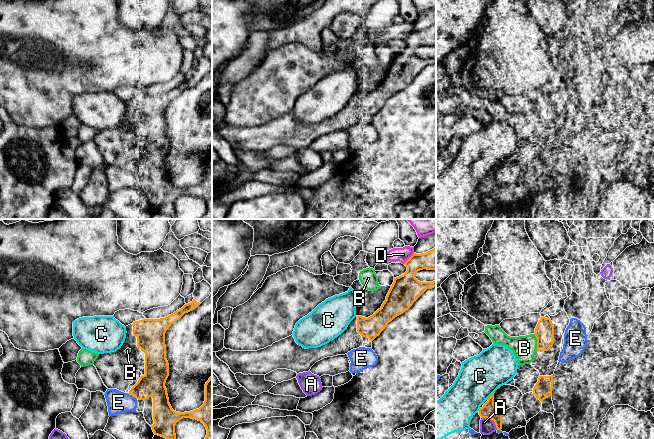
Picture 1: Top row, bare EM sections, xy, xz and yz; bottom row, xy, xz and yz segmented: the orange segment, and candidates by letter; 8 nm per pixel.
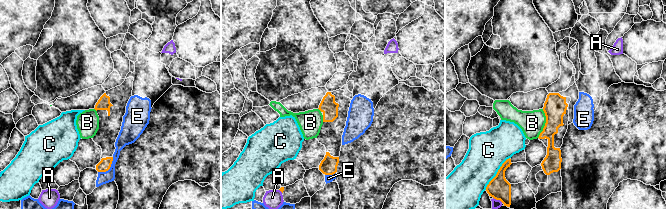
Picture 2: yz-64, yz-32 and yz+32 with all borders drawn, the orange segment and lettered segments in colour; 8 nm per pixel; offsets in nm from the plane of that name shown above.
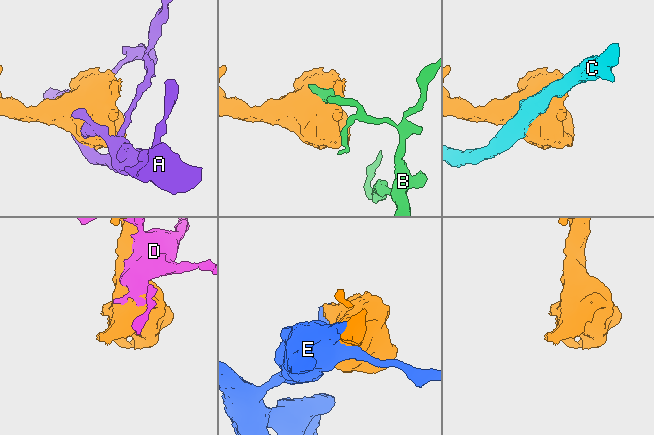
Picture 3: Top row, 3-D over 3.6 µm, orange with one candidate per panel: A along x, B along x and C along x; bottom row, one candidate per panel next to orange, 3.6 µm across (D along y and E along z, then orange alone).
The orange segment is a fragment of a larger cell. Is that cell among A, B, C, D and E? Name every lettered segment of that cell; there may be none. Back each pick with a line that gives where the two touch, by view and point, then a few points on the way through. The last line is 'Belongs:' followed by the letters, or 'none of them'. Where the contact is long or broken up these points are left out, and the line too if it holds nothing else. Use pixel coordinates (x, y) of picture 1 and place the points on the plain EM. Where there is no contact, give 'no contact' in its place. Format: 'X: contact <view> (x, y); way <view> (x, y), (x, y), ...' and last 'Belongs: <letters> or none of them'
Belongs: none of them

